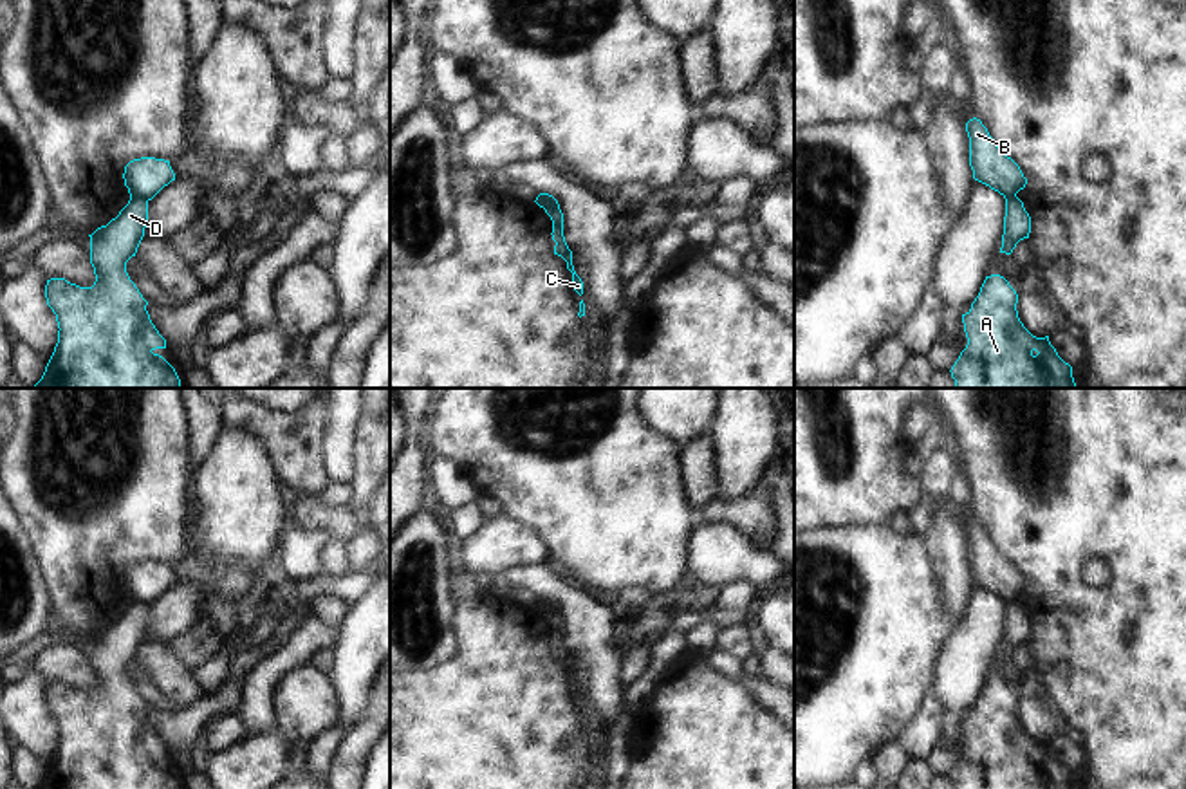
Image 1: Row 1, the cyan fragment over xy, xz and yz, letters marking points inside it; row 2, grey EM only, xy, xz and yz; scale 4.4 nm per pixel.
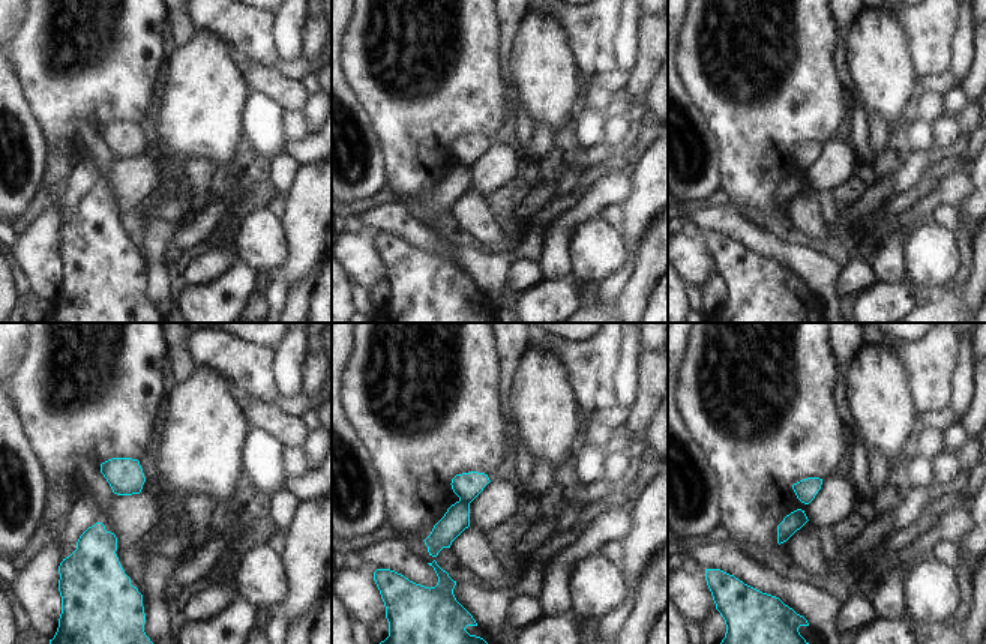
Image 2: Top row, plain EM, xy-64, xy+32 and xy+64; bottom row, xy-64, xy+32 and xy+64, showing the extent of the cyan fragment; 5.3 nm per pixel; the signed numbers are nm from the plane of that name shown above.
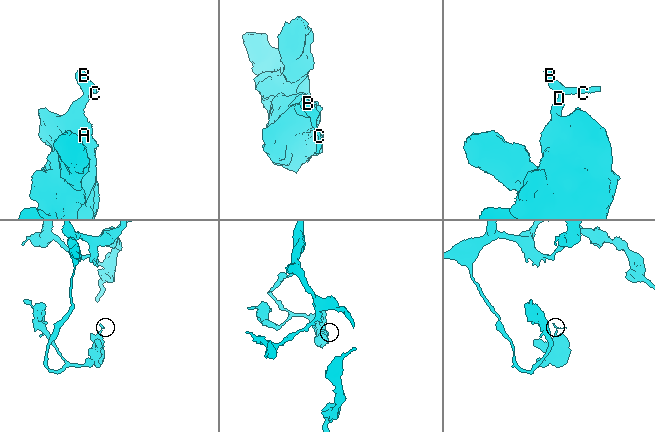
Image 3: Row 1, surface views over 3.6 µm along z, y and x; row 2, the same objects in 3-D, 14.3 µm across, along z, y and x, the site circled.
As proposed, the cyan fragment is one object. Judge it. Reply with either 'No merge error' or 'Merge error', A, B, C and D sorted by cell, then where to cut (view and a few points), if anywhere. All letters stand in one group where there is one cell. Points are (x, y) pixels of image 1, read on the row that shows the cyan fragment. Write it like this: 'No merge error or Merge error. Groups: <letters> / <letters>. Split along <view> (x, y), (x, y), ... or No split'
Merge error. Groups: A D / B C. Split along xy (130, 195), (147, 201)

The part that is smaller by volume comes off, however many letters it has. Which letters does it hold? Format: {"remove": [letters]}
{"remove": ["B", "C"]}

